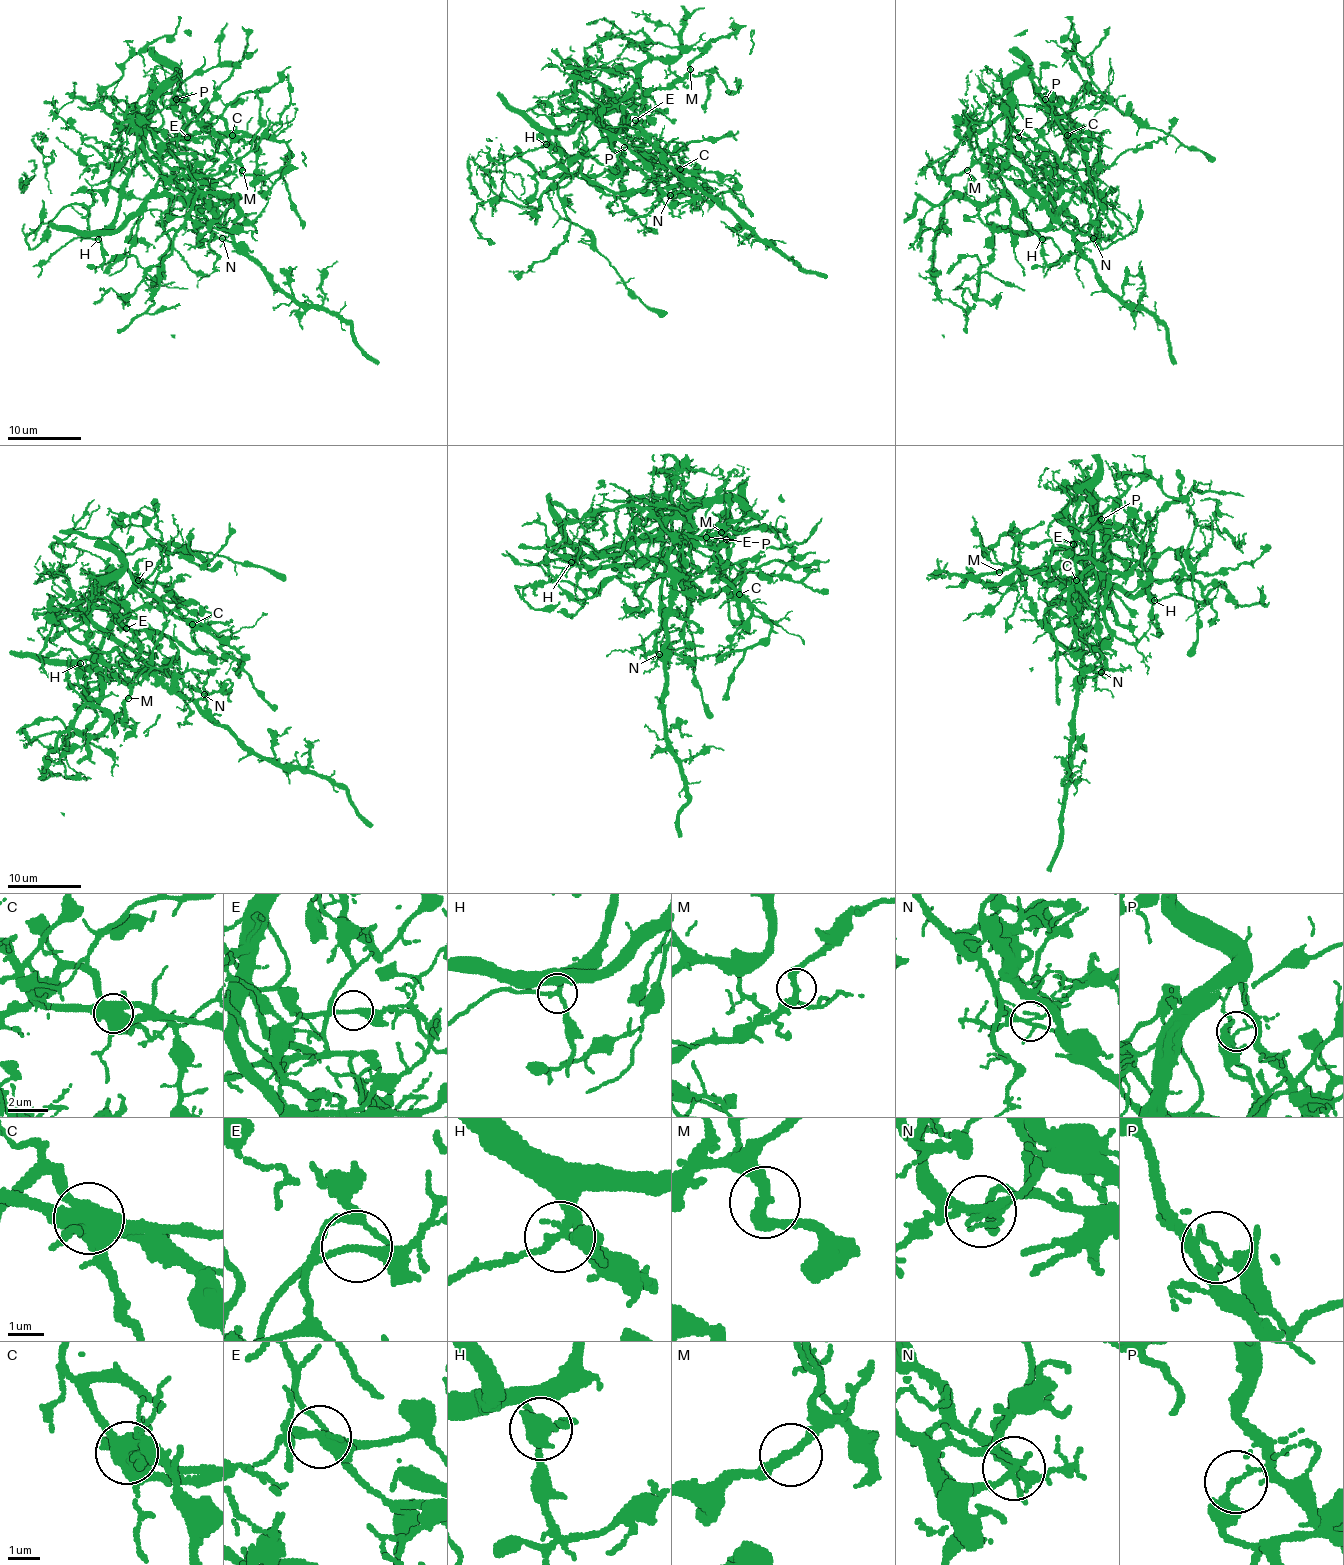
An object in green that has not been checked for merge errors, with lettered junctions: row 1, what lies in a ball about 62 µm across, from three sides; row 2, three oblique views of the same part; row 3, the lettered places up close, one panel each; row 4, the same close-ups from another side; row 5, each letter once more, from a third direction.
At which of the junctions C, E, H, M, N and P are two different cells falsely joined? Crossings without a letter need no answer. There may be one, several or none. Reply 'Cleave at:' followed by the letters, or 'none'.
Cleave at: C, E, N, P

